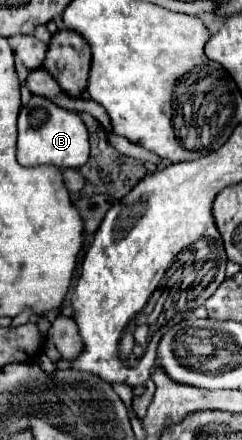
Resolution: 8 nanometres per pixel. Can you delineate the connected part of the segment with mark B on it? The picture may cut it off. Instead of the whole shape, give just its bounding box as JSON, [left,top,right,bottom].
[18,97,88,169]

